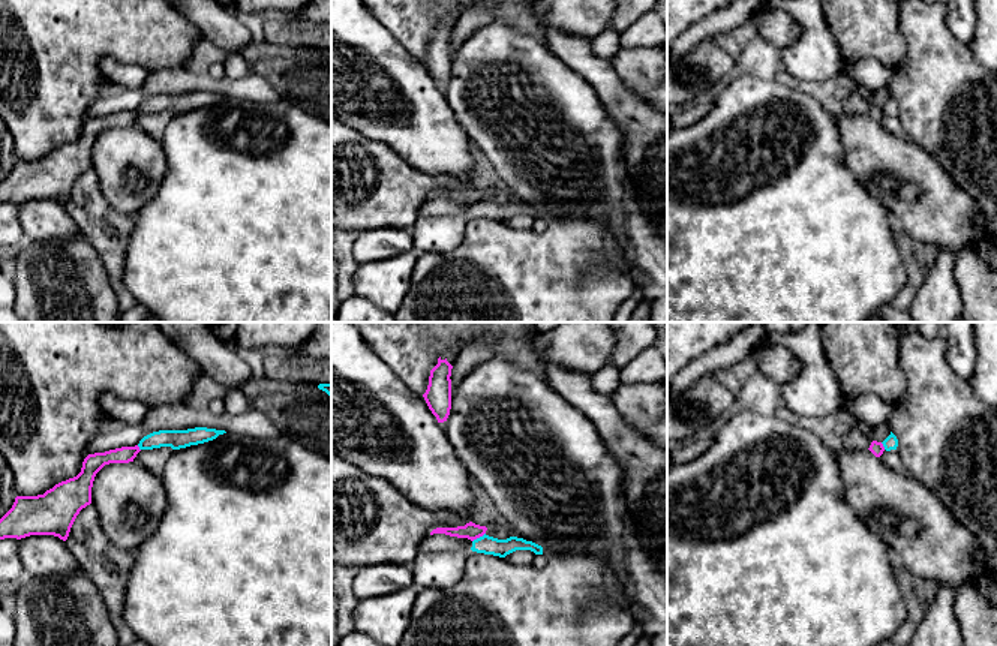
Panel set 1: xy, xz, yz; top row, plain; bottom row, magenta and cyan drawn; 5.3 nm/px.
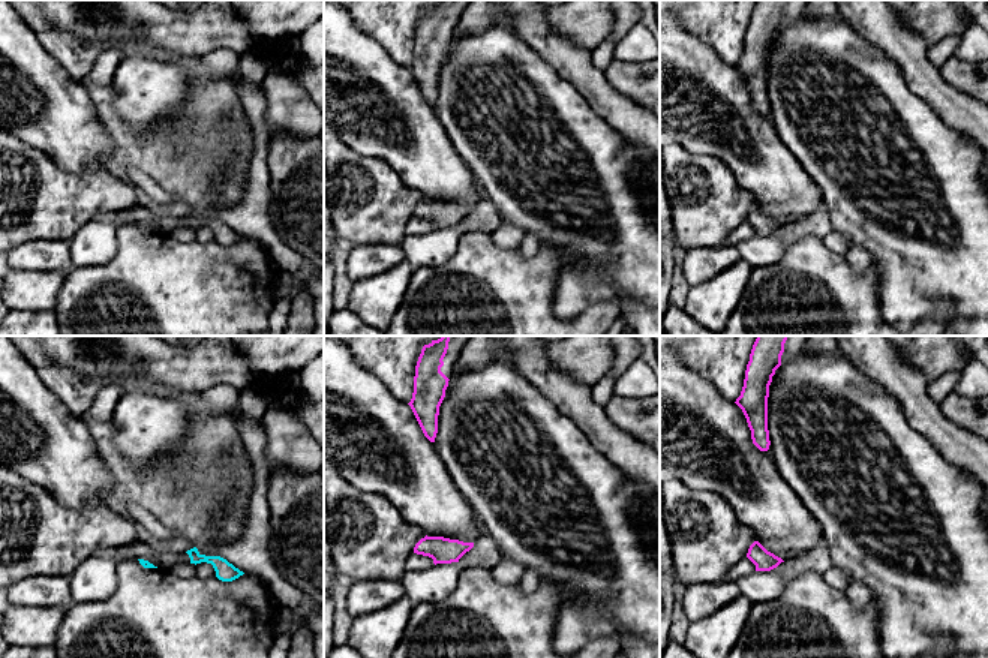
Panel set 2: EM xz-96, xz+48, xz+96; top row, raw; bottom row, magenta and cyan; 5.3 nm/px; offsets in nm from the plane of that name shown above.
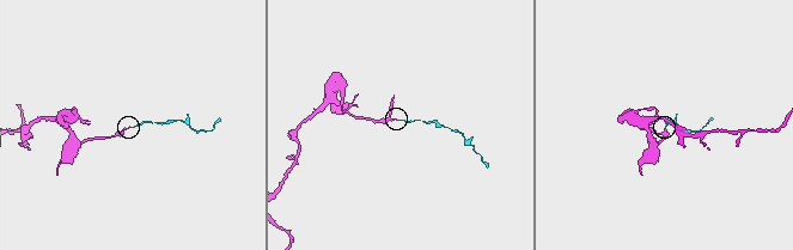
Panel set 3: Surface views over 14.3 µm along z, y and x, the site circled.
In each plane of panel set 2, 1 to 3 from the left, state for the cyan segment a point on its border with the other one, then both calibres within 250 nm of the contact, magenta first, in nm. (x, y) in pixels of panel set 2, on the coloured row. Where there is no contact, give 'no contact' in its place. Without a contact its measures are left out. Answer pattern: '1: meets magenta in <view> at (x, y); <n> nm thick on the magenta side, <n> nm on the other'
1: no contact
2: no contact
3: no contact

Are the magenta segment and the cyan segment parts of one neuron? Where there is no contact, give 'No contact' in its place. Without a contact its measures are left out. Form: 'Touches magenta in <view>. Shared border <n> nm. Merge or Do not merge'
Touches magenta in xz. Shared border 90 nm. Do not merge

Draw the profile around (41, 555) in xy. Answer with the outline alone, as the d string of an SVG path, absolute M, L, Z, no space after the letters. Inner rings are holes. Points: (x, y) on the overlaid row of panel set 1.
M30 535L18 540L24 579L67 576L81 571L66 541L54 535Z

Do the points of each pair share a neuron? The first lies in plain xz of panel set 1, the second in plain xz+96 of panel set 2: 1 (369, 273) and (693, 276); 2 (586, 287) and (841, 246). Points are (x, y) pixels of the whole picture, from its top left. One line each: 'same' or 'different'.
1: different
2: different

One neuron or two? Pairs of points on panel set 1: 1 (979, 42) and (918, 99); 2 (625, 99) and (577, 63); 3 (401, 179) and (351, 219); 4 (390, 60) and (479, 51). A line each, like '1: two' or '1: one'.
1: two
2: one
3: one
4: two

